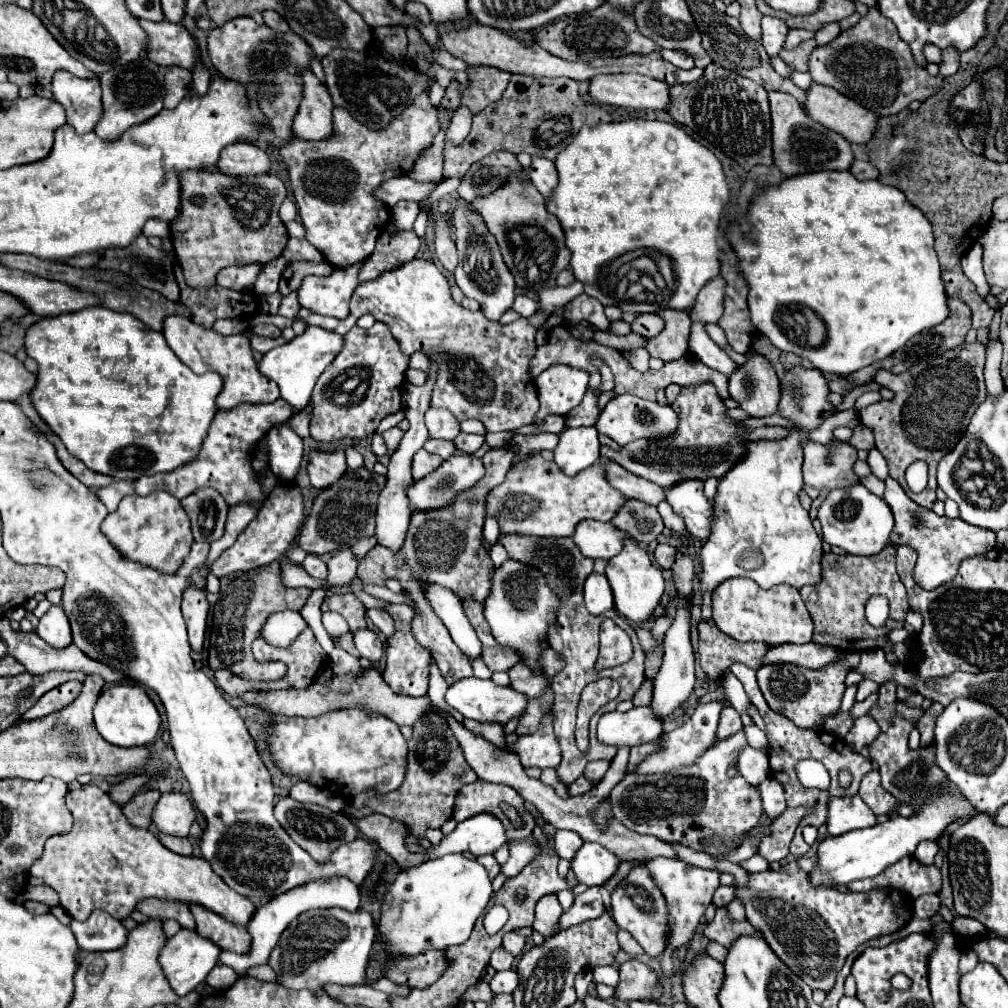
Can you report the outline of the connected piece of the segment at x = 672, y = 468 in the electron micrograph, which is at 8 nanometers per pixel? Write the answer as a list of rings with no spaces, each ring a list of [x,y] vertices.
[[[712,383],[682,387],[678,399],[672,403],[672,409],[678,413],[680,419],[676,435],[668,435],[668,439],[636,439],[620,451],[602,447],[602,457],[618,463],[632,475],[668,489],[674,481],[680,479],[722,479],[726,471],[730,471],[736,461],[746,455],[746,427],[726,415],[726,407]]]

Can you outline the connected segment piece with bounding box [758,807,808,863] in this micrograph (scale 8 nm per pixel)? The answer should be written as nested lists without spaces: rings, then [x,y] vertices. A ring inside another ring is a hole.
[[[798,807],[798,809],[786,809],[784,815],[780,815],[772,825],[772,833],[768,837],[762,839],[760,843],[760,855],[766,857],[770,863],[772,861],[782,861],[788,857],[788,847],[790,847],[790,841],[796,833],[796,827],[798,823],[808,815],[808,811],[804,807]]]

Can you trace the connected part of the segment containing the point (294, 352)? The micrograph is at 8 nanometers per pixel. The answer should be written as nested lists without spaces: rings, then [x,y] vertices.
[[[310,327],[308,331],[304,331],[304,335],[294,337],[290,343],[274,347],[262,355],[262,359],[258,361],[258,369],[268,379],[276,381],[276,385],[280,387],[280,399],[284,399],[292,407],[292,417],[310,403],[310,395],[316,385],[316,379],[338,355],[342,343],[344,343],[342,335],[330,333],[320,327]]]

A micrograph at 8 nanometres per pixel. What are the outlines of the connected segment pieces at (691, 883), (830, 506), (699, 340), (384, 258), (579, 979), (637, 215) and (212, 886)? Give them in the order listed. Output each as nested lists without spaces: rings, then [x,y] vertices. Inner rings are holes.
[[[666,857],[654,859],[652,863],[648,863],[648,869],[652,871],[658,887],[662,889],[662,893],[666,897],[666,903],[668,903],[668,911],[672,915],[674,929],[672,929],[670,945],[674,949],[684,947],[692,939],[692,935],[694,935],[694,931],[696,931],[706,907],[712,901],[712,895],[714,895],[716,887],[720,885],[720,873],[688,865],[682,859],[666,859]]]
[[[862,485],[828,491],[824,503],[818,507],[816,519],[820,521],[822,527],[822,539],[828,545],[840,547],[850,555],[864,555],[864,557],[880,553],[886,547],[886,541],[890,539],[894,527],[890,507]]]
[[[694,323],[692,331],[690,331],[690,341],[688,341],[690,351],[708,367],[724,373],[726,377],[732,375],[732,371],[736,371],[736,363],[708,337],[708,333],[704,331],[702,323]]]
[[[402,231],[398,235],[382,233],[376,241],[376,249],[372,257],[362,265],[358,273],[358,283],[366,283],[368,279],[378,279],[384,271],[396,269],[402,263],[416,257],[420,247],[420,239],[414,231]]]
[[[591,971],[580,972],[575,978],[575,991],[577,1000],[583,1002],[588,991],[588,986],[593,982],[593,975]]]
[[[630,119],[630,121],[622,121],[622,123],[604,123],[604,125],[594,125],[594,127],[584,127],[580,129],[580,133],[574,137],[574,141],[560,151],[560,155],[556,157],[556,171],[558,171],[558,185],[552,191],[550,199],[546,201],[546,207],[552,215],[558,217],[562,229],[564,229],[564,237],[566,237],[566,247],[572,253],[570,259],[570,269],[574,273],[574,277],[578,281],[584,283],[584,289],[590,297],[598,299],[604,307],[606,305],[616,305],[622,311],[634,311],[634,313],[652,313],[658,307],[664,309],[692,309],[698,291],[708,283],[708,279],[720,275],[720,261],[718,261],[718,245],[716,245],[716,231],[718,231],[718,223],[720,223],[720,215],[724,205],[728,203],[728,183],[726,177],[722,173],[722,165],[718,161],[718,157],[706,149],[704,145],[700,145],[698,141],[694,141],[690,135],[686,135],[686,131],[676,125],[676,123],[666,123],[666,121],[646,121],[646,119]],[[636,249],[654,249],[660,251],[662,255],[670,257],[672,261],[672,283],[666,287],[666,291],[648,291],[644,287],[644,293],[632,293],[632,297],[622,297],[622,289],[620,289],[620,297],[618,297],[618,289],[610,289],[610,287],[618,287],[618,285],[610,285],[610,263],[614,263],[618,257],[622,257],[628,251],[636,251]]]
[[[96,785],[68,791],[66,805],[74,817],[74,827],[66,835],[46,841],[44,855],[32,865],[30,875],[42,877],[60,895],[64,911],[76,919],[88,919],[90,911],[102,909],[116,919],[126,919],[142,899],[166,899],[188,907],[202,905],[226,921],[248,927],[256,905],[232,891],[202,857],[184,857],[168,851],[148,829],[132,827],[112,797]]]

